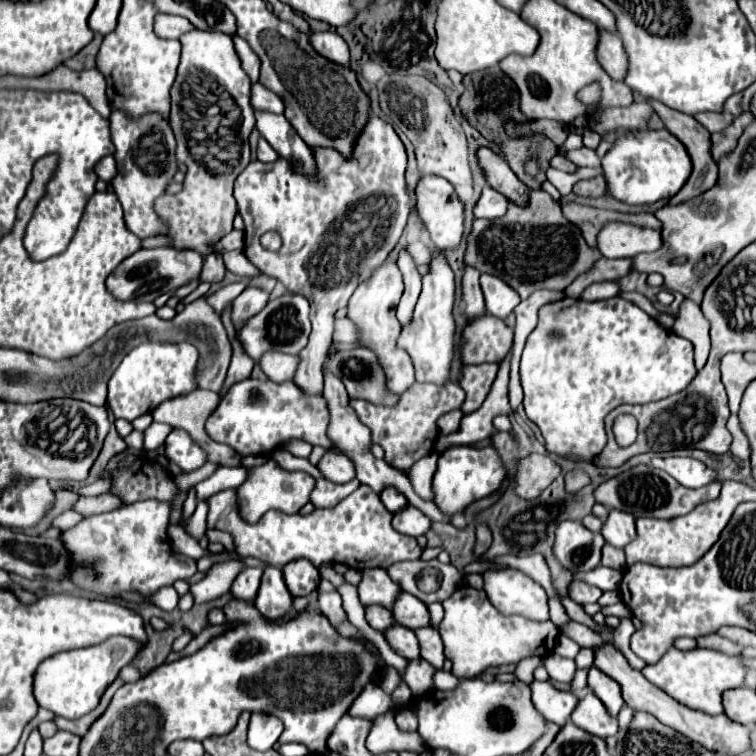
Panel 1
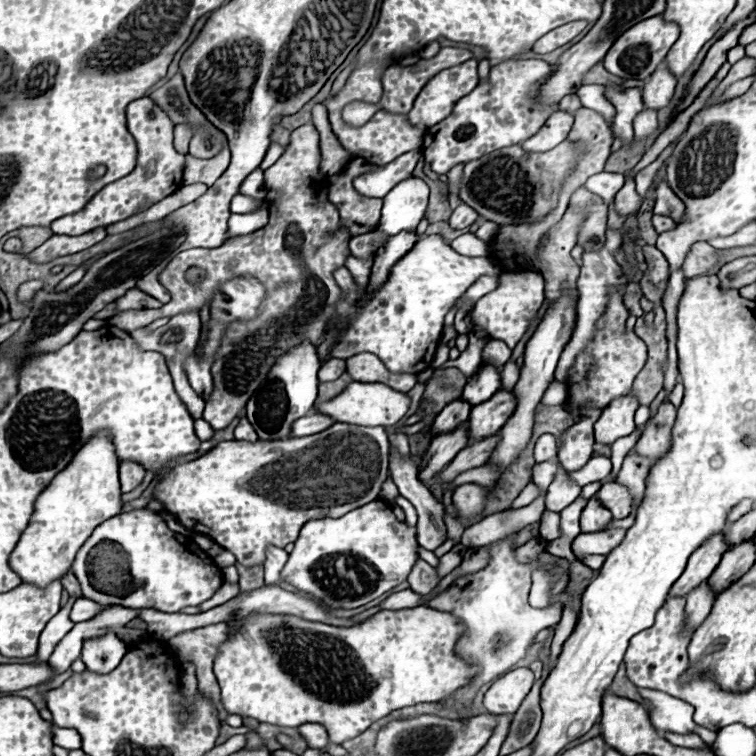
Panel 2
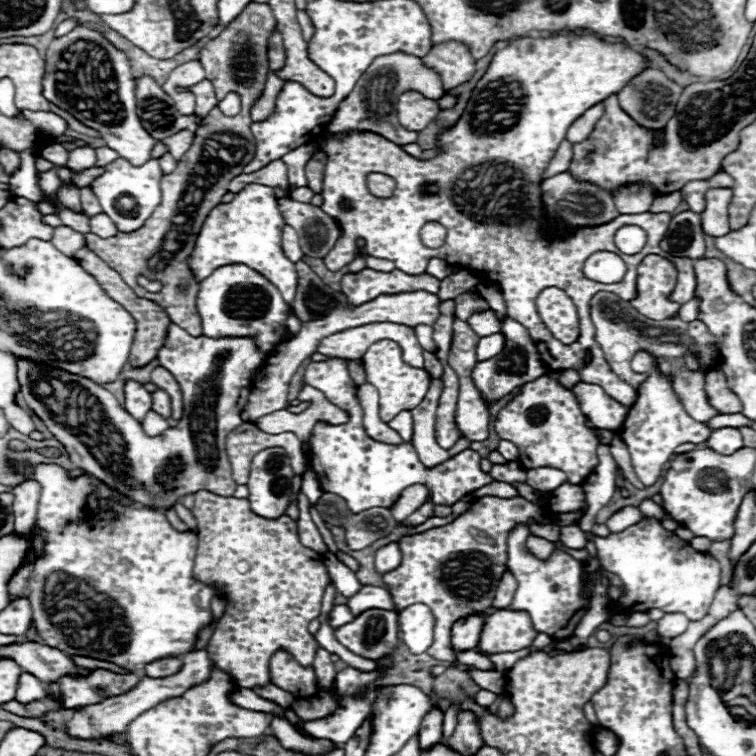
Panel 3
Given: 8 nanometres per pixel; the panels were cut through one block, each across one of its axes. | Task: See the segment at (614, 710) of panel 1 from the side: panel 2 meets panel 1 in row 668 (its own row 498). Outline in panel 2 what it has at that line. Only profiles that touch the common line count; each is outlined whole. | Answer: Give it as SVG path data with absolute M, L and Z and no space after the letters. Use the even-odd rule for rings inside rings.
M592 496L586 504L586 508L582 510L580 526L582 526L582 532L600 532L606 528L606 524L610 520L612 520L610 510L600 504L598 496Z

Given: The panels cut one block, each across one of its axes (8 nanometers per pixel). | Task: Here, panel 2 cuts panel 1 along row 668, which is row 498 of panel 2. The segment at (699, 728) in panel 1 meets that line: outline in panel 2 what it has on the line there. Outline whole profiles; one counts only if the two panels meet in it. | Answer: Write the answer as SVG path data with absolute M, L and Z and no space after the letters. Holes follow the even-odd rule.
M608 482L598 490L598 498L600 502L612 512L614 518L626 518L632 512L632 494L626 486L618 484L618 482Z

